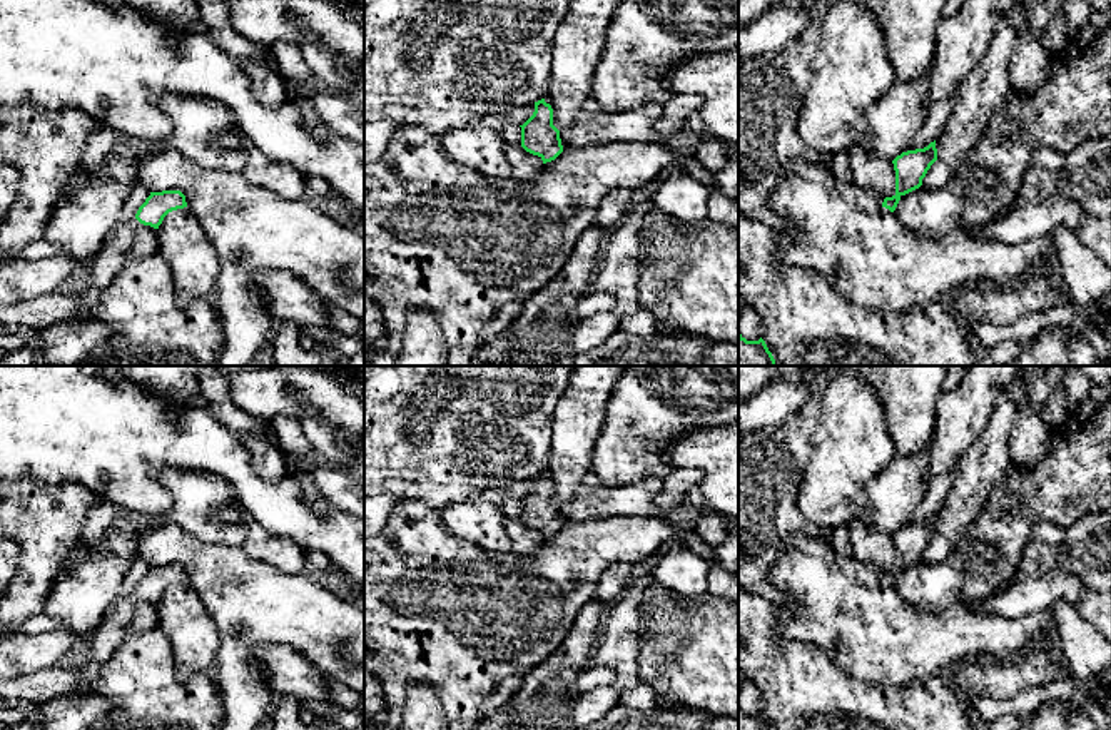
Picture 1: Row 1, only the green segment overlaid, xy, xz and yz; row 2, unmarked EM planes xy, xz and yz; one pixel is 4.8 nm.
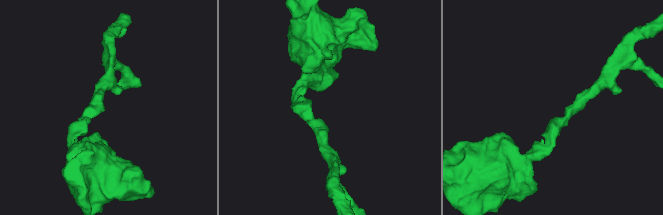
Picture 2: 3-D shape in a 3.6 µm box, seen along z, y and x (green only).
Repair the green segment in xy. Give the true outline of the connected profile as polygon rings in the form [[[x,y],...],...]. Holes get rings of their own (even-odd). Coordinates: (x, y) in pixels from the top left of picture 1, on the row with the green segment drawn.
[[[180,190],[150,192],[145,202],[139,207],[135,219],[144,226],[159,229],[169,212],[184,207],[187,207],[187,202]]]

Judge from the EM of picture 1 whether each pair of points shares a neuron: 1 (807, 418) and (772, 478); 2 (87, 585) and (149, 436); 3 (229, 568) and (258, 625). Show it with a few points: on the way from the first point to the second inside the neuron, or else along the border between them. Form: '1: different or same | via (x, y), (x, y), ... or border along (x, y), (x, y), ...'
1: same | via (796, 433), (772, 463)
2: different | border along (127, 508), (166, 513)
3: same | via (229, 582), (258, 612)

